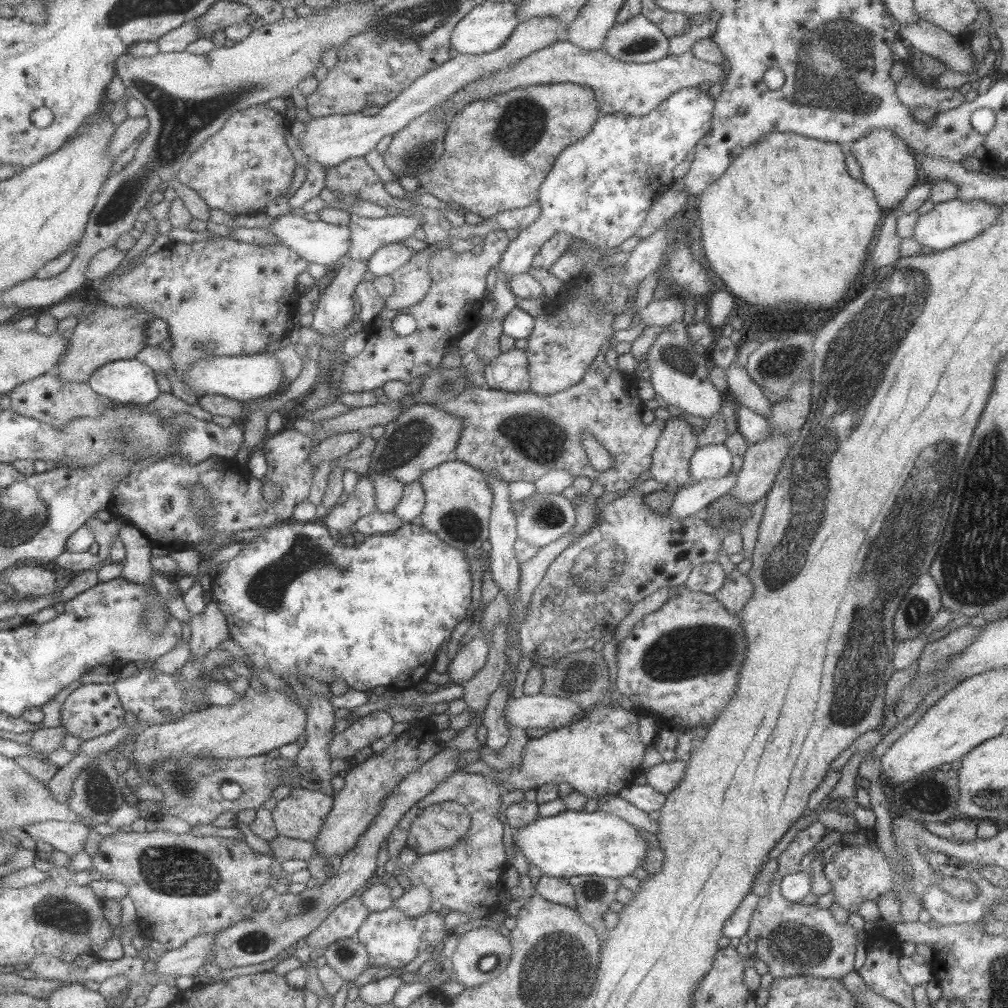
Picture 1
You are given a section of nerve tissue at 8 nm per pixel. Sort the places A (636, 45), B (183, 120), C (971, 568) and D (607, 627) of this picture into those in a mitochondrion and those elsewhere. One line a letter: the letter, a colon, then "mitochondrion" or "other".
A: mitochondrion
B: mitochondrion
C: mitochondrion
D: other

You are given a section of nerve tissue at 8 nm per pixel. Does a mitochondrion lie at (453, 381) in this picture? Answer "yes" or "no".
yes

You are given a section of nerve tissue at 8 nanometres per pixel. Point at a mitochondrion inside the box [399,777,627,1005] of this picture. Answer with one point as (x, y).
(486, 959)

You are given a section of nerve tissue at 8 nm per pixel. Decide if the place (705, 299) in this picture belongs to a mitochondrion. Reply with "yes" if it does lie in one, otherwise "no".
no

